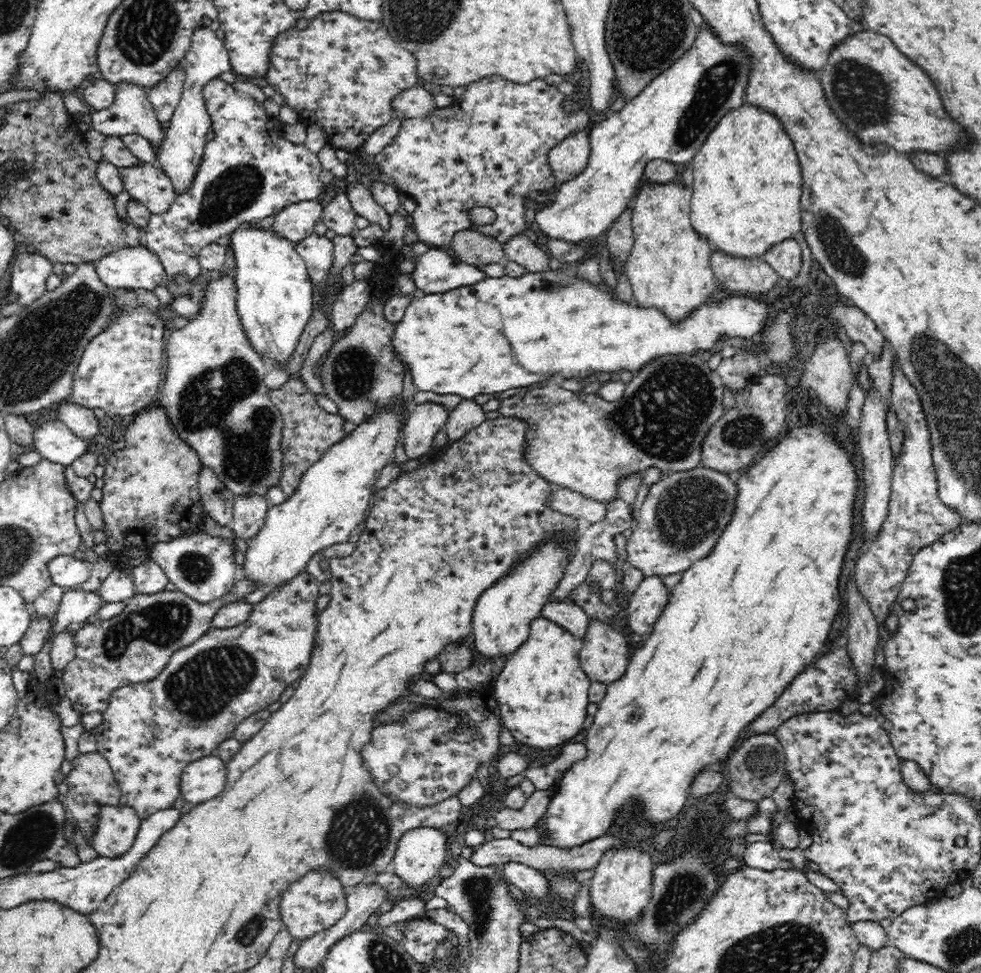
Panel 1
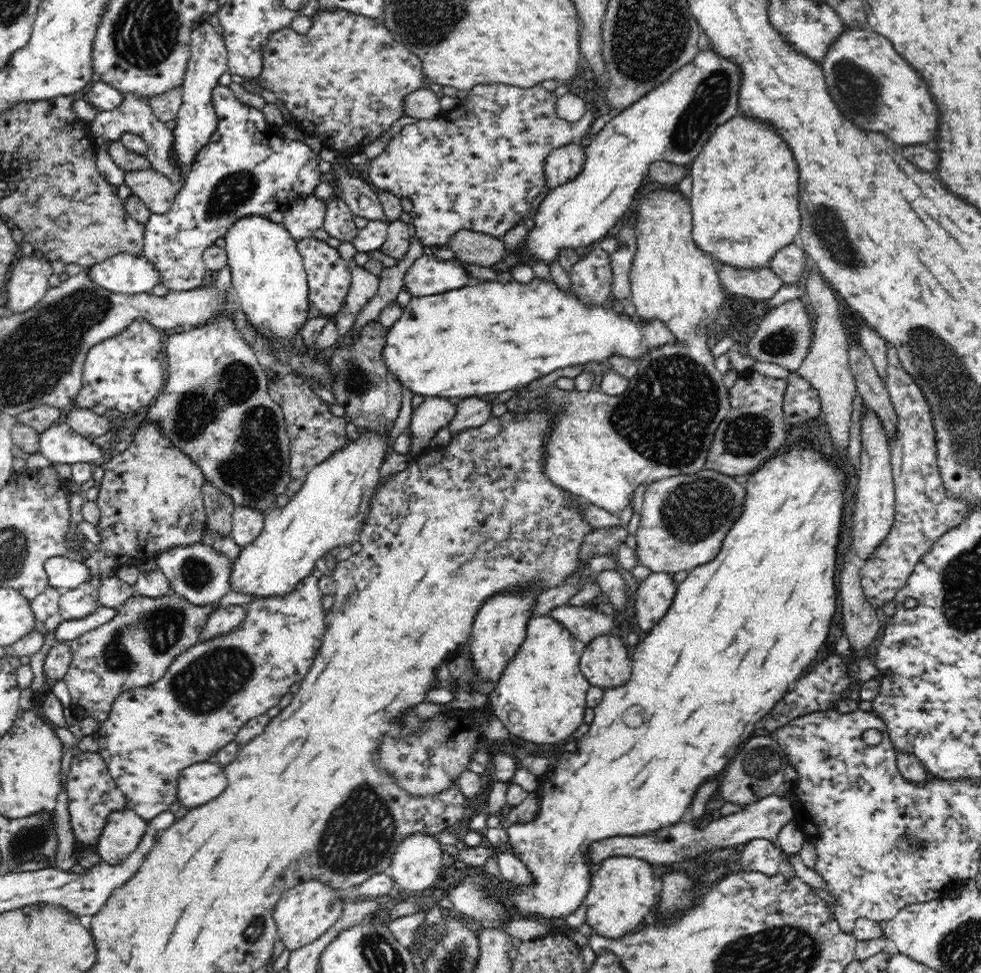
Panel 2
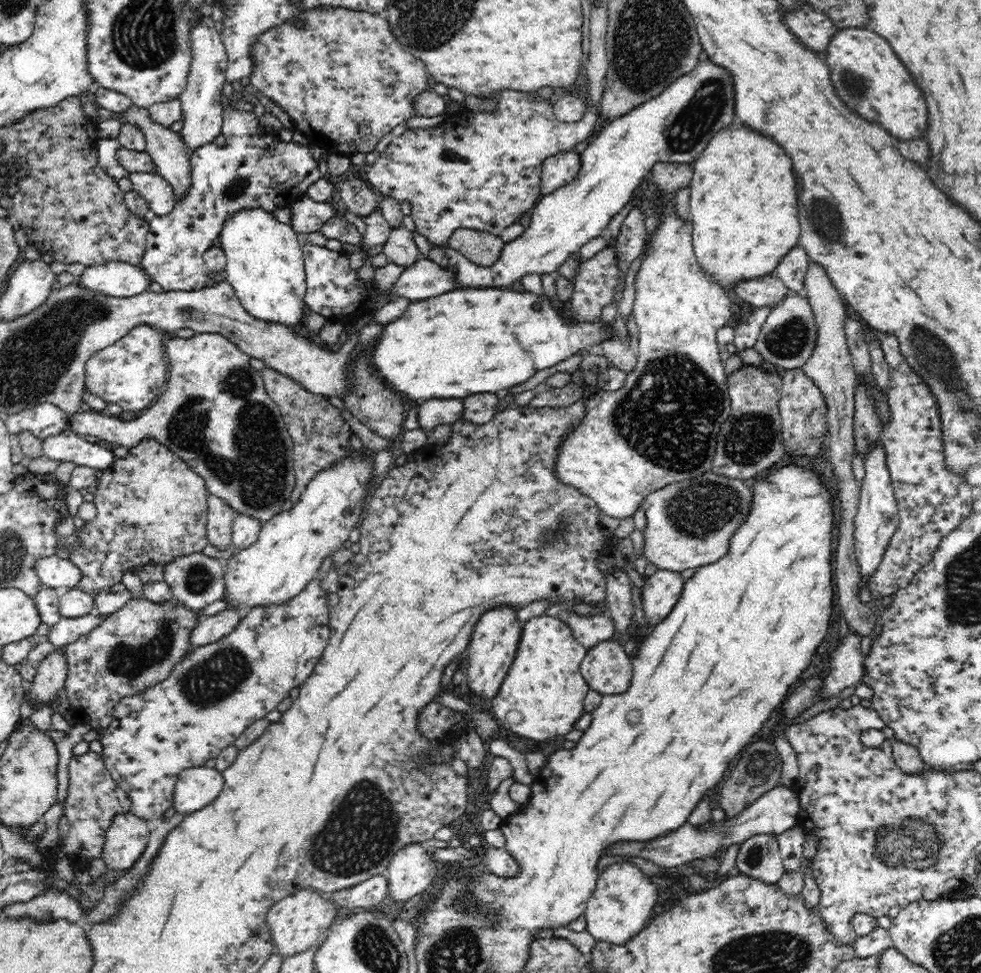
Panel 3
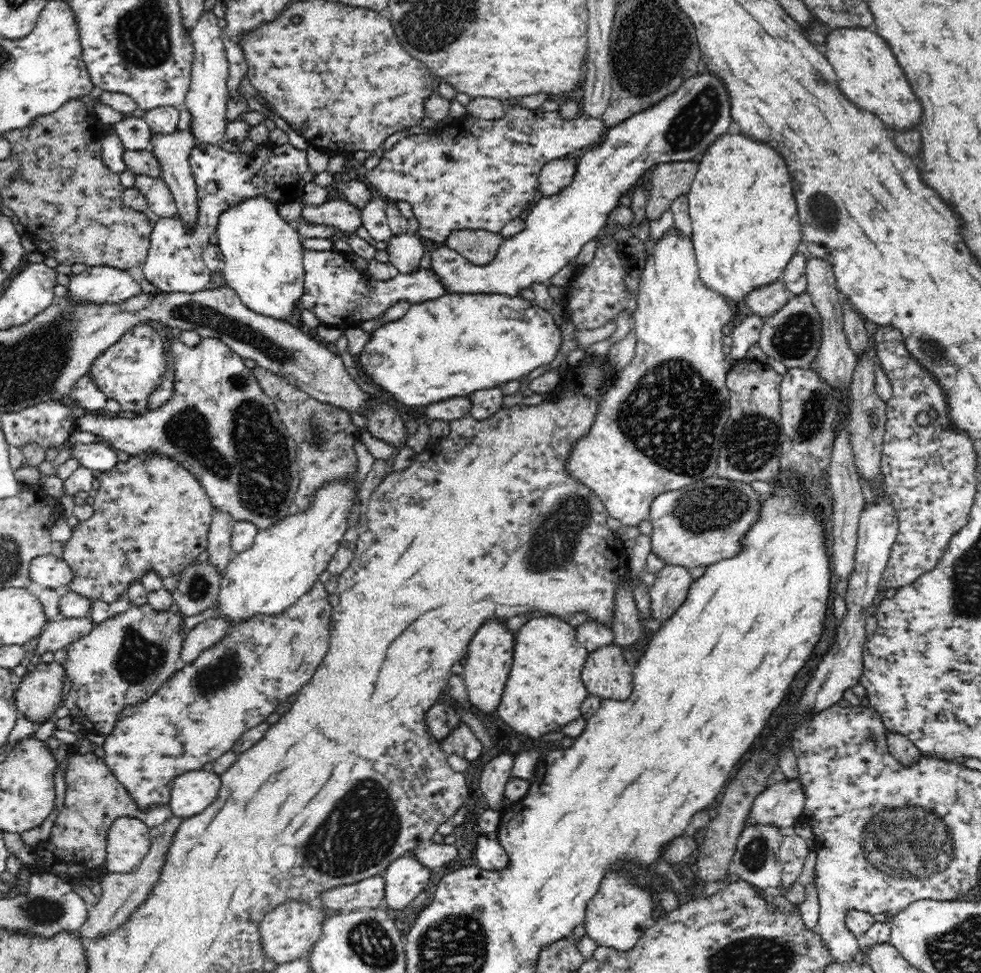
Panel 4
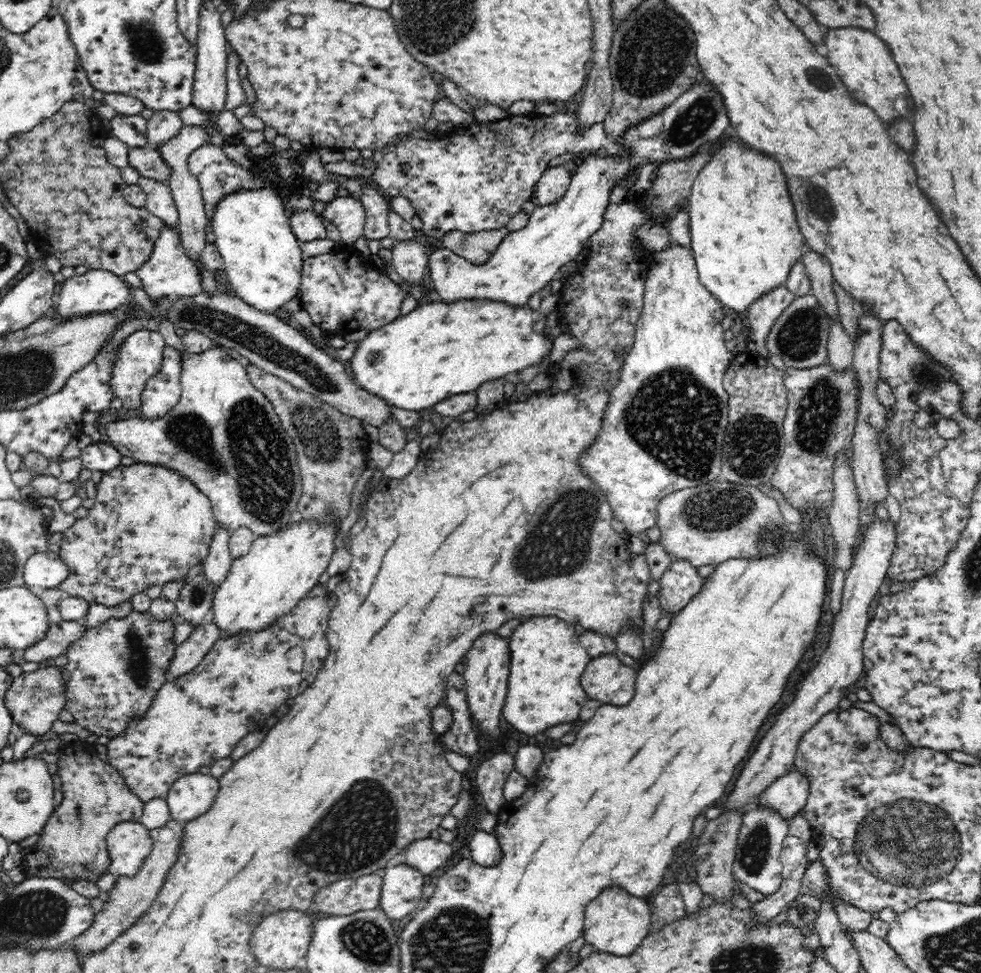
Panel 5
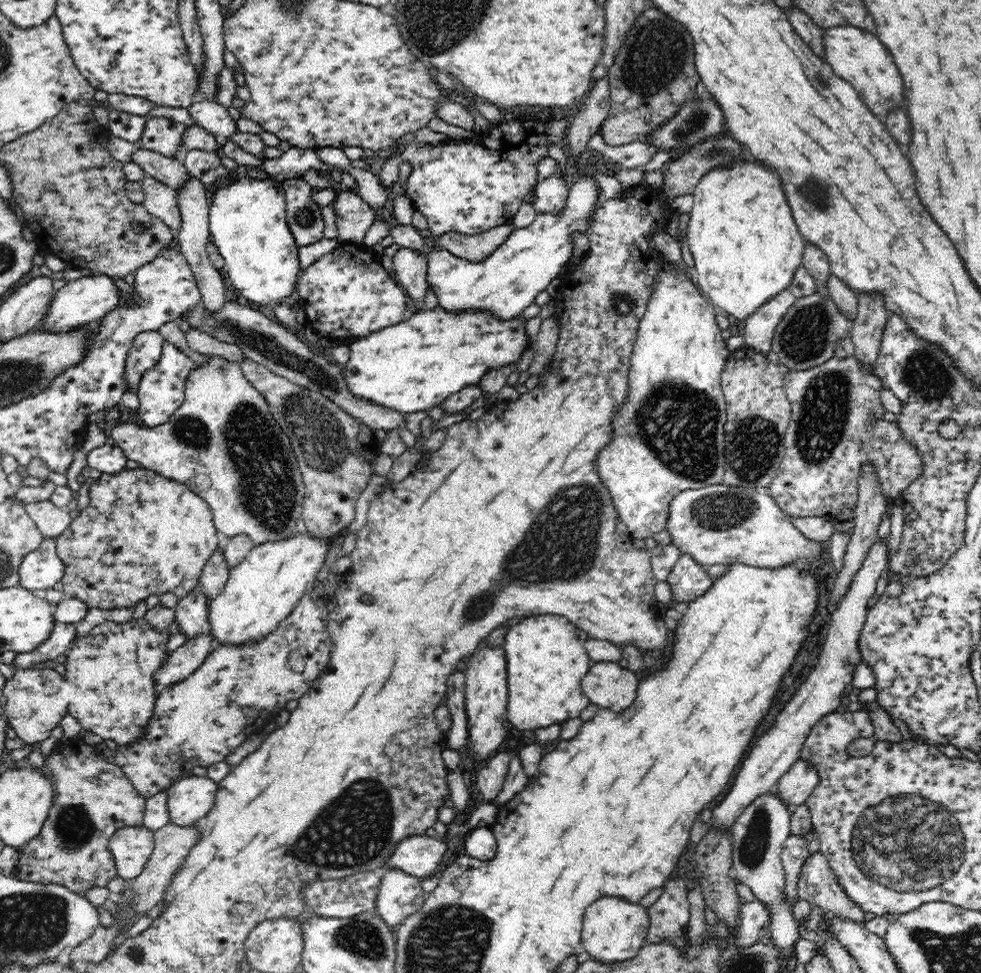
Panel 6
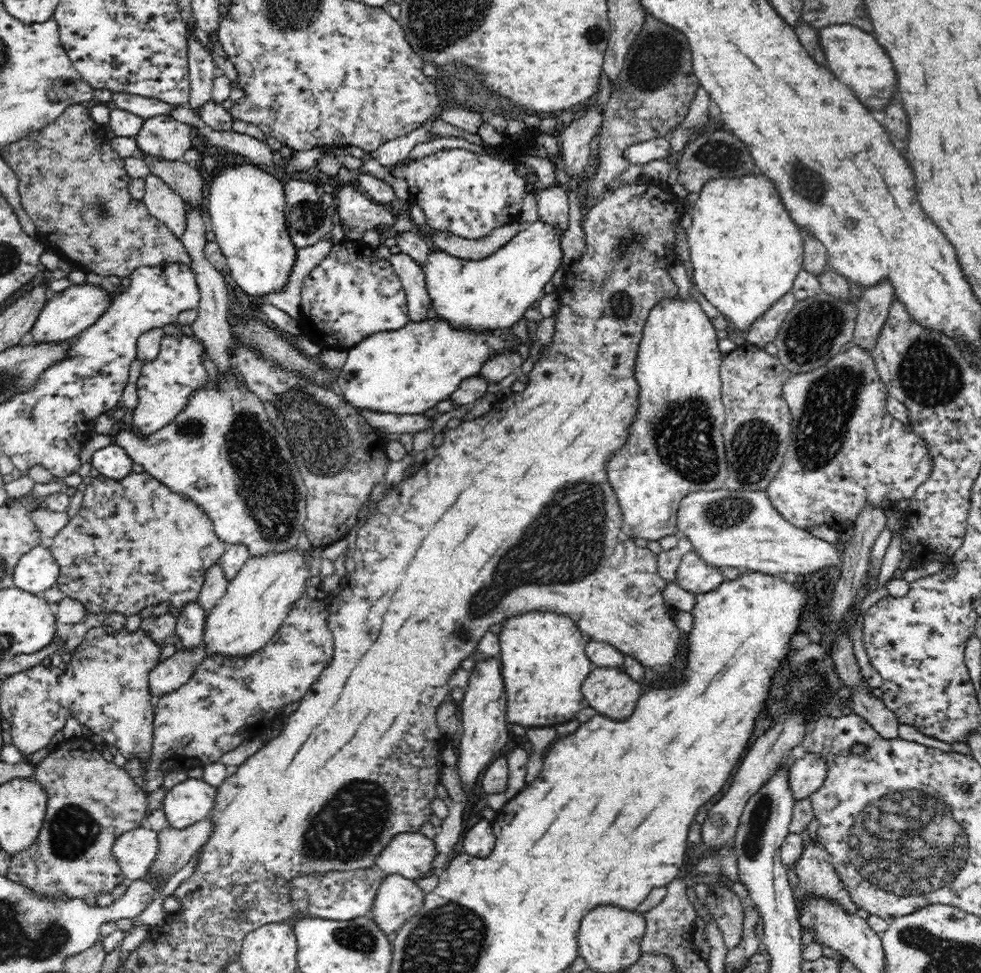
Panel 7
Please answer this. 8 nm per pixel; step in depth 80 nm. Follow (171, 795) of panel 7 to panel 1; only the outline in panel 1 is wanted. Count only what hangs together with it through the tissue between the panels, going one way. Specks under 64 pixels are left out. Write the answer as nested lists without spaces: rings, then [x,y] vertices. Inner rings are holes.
[[[216,755],[202,756],[184,767],[180,788],[184,800],[200,804],[216,798],[226,786],[227,765]]]

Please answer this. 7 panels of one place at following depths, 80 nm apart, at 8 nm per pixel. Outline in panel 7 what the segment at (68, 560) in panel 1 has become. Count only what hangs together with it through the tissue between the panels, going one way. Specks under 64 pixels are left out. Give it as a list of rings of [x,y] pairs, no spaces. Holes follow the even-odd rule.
[[[42,545],[21,556],[13,572],[14,587],[36,594],[56,586],[59,566],[53,554]]]

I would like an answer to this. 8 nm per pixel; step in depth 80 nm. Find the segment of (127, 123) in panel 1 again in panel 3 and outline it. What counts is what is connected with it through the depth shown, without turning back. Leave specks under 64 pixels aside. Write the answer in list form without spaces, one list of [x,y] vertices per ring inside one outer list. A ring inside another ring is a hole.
[[[132,104],[128,110],[124,110],[124,112],[120,113],[124,114],[123,117],[120,117],[119,119],[111,118],[106,120],[96,120],[99,138],[117,138],[120,127],[124,123],[134,123],[134,125],[144,133],[144,137],[146,137],[147,147],[145,151],[152,157],[156,173],[168,180],[168,183],[174,188],[174,194],[177,200],[182,200],[182,196],[186,196],[186,193],[188,193],[189,187],[191,186],[191,152],[188,151],[186,143],[182,141],[182,135],[161,124],[154,124],[146,108],[140,108]]]

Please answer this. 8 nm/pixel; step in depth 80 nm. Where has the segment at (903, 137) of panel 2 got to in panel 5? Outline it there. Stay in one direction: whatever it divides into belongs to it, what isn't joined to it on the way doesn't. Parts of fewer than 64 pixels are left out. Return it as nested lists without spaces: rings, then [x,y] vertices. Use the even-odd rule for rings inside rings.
[[[860,27],[825,29],[823,42],[828,49],[829,64],[858,102],[870,106],[884,122],[912,114],[912,110],[908,110],[912,108],[912,100],[898,66],[892,60],[888,46],[874,36],[873,31]]]

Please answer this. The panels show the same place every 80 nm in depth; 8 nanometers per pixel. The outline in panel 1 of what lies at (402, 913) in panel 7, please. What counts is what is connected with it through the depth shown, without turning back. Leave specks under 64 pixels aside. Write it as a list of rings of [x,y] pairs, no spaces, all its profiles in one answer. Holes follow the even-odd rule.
[[[413,828],[402,835],[394,853],[394,873],[409,887],[422,887],[449,860],[449,843],[440,828]]]

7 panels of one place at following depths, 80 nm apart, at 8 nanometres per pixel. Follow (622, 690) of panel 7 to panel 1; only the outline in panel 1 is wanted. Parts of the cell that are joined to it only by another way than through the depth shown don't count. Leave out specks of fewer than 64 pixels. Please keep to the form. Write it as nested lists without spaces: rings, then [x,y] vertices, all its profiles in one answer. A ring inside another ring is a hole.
[[[590,618],[583,641],[579,662],[590,681],[609,685],[626,674],[631,644],[607,620]]]

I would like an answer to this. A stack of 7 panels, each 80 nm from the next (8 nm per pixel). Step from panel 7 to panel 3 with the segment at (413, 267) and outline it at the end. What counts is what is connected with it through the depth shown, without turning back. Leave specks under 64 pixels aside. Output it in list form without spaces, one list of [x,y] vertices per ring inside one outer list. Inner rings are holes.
[[[404,226],[391,228],[390,236],[383,244],[383,252],[388,262],[401,264],[404,268],[412,266],[416,260],[421,258],[414,242],[414,233]]]

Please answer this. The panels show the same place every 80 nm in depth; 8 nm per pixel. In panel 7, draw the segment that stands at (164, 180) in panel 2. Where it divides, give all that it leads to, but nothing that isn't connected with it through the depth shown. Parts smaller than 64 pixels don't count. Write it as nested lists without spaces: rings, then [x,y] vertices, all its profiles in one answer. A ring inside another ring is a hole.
[[[156,175],[145,176],[143,203],[149,213],[165,224],[178,238],[186,228],[186,203],[172,188]]]

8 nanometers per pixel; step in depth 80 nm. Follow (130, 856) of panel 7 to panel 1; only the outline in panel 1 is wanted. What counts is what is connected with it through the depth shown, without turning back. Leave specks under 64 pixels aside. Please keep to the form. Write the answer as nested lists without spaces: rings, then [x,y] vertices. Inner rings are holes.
[[[102,806],[98,816],[98,828],[94,830],[89,843],[98,856],[118,858],[132,848],[140,824],[141,818],[130,806]]]

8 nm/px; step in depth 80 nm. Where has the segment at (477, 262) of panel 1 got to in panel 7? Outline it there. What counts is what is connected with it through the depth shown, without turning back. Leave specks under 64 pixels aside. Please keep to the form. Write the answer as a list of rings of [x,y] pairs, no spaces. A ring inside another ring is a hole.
[[[520,222],[498,226],[490,234],[486,234],[484,238],[478,238],[478,240],[456,236],[448,231],[438,231],[432,234],[430,240],[440,251],[452,256],[464,260],[480,260],[490,256],[504,244],[508,244],[524,227],[524,224]]]

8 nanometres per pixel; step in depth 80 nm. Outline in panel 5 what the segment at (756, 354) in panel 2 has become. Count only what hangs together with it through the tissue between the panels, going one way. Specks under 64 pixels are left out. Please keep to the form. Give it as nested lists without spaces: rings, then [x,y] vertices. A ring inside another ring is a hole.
[[[812,294],[798,296],[770,328],[766,336],[766,347],[770,355],[776,354],[783,360],[786,368],[817,367],[827,362],[828,330],[830,330],[830,317],[826,315],[817,298]]]

